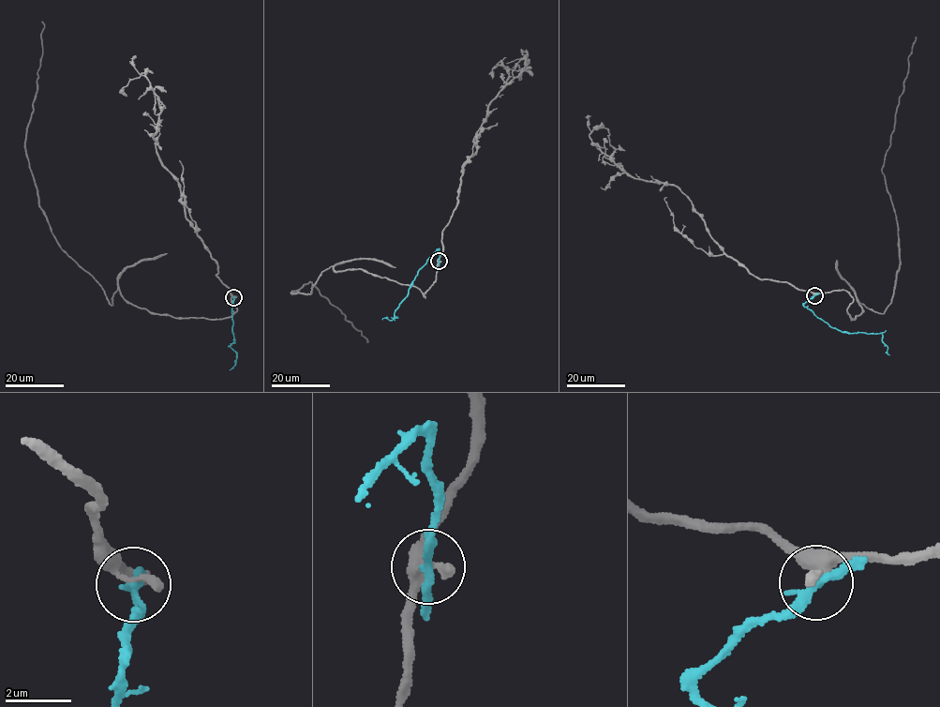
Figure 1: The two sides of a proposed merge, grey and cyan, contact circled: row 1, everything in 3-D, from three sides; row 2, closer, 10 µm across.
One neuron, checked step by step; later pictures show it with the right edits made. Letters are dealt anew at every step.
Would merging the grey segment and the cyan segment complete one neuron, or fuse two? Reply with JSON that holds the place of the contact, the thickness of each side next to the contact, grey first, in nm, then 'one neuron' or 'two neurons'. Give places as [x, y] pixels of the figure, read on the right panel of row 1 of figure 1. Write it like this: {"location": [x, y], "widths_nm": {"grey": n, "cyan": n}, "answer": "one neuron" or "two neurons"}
{"location": [814, 295], "widths_nm": {"grey": 360, "cyan": 240}, "answer": "two neurons"}

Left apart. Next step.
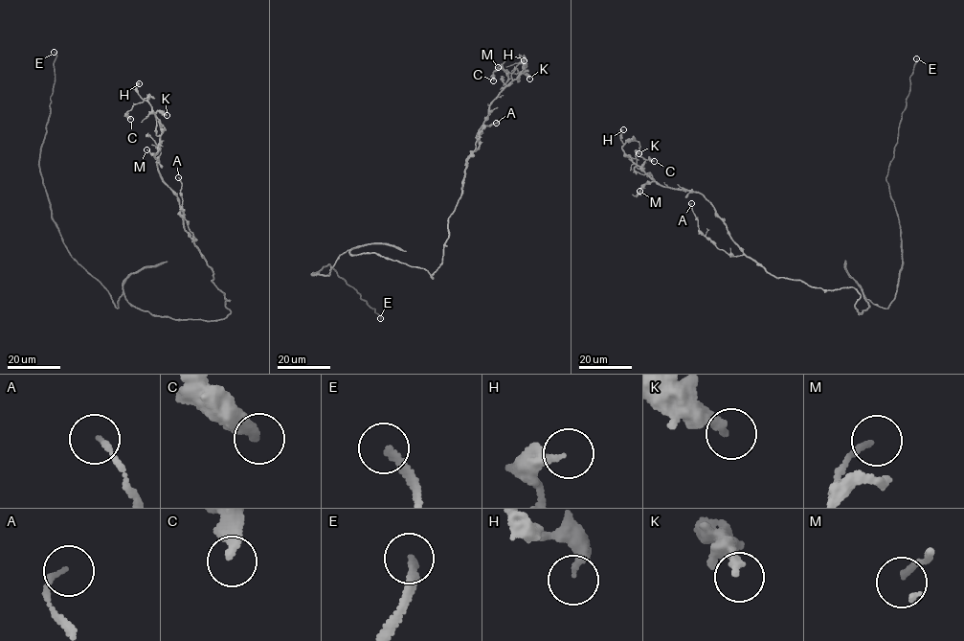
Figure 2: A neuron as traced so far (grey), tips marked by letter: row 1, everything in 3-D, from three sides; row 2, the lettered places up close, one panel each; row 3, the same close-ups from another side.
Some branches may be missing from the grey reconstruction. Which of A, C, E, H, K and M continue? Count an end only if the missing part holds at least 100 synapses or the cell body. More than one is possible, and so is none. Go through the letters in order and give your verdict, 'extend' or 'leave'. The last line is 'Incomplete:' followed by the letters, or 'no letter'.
A: leave
C: leave
E: extend
H: leave
K: leave
M: leave
Incomplete: E

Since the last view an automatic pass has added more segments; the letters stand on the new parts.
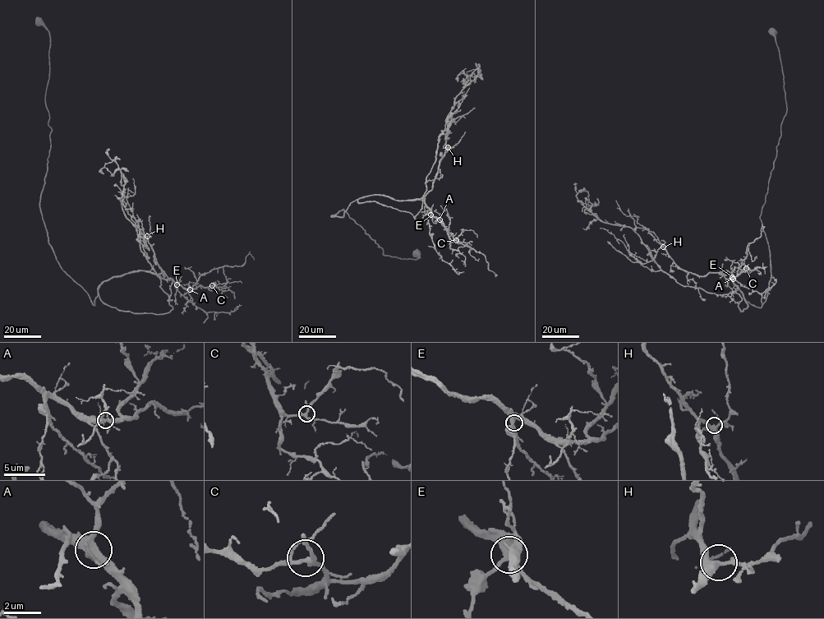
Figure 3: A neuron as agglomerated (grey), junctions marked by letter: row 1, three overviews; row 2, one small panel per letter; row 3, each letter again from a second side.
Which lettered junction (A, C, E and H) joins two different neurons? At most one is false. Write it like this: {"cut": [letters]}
{"cut": []}

